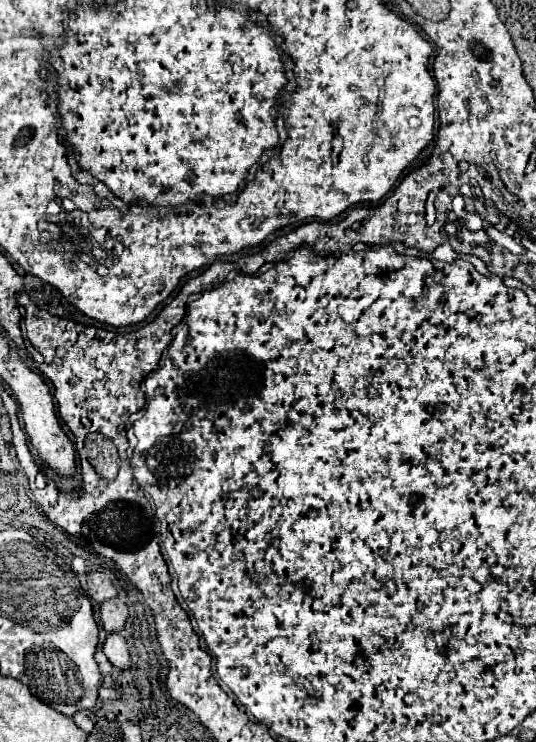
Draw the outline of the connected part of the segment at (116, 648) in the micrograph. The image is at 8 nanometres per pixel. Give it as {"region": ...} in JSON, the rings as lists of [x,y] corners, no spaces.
{"region":[[[107,634],[105,640],[101,642],[101,650],[113,666],[117,666],[121,670],[131,666],[127,644],[125,644],[125,638],[121,634]]]}

